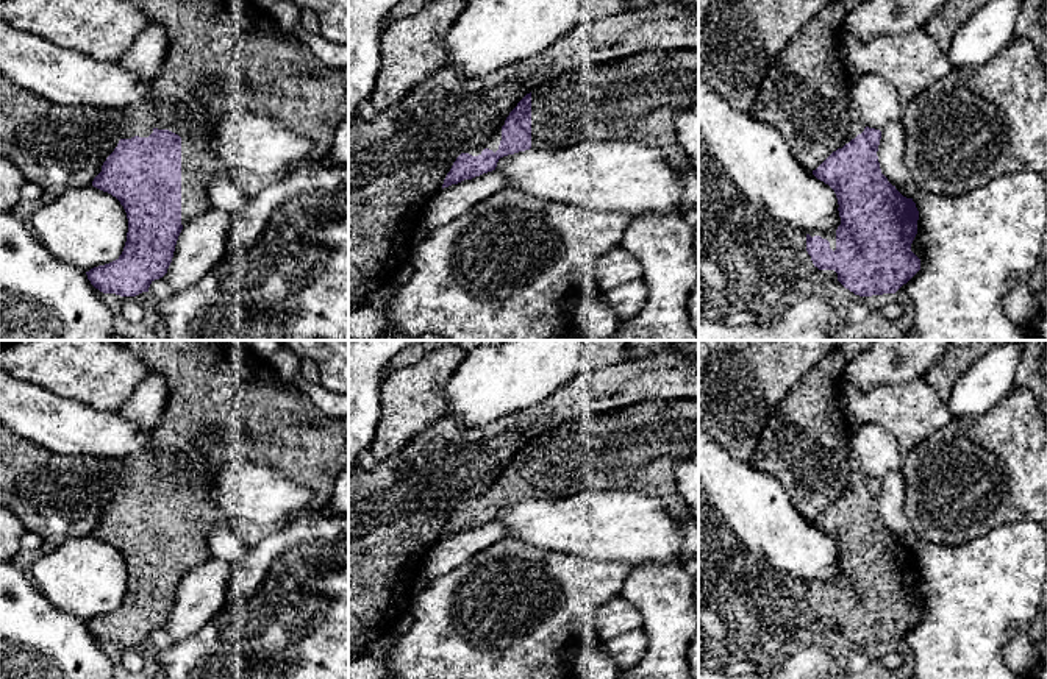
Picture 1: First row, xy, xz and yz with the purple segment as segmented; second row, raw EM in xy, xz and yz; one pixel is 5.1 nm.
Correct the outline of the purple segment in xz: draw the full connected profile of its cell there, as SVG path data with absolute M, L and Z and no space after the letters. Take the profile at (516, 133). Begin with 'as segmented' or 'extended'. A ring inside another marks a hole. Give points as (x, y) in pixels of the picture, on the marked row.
extended | M699 48L644 50L602 64L578 66L547 80L527 94L502 126L502 140L494 153L461 153L447 173L442 189L492 172L500 158L525 150L563 150L583 140L631 140L659 151L674 169L689 167L678 144L675 117L699 101Z

